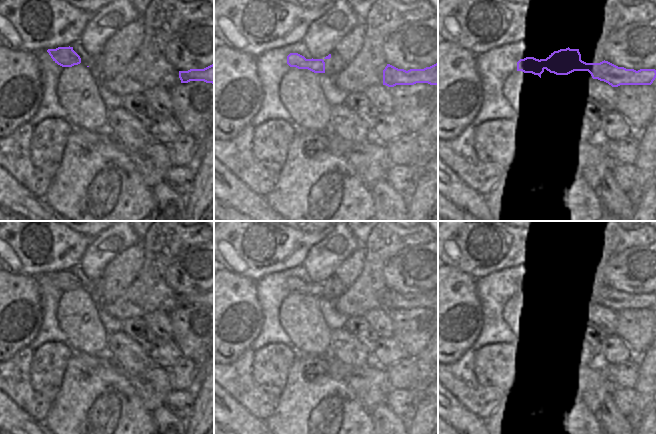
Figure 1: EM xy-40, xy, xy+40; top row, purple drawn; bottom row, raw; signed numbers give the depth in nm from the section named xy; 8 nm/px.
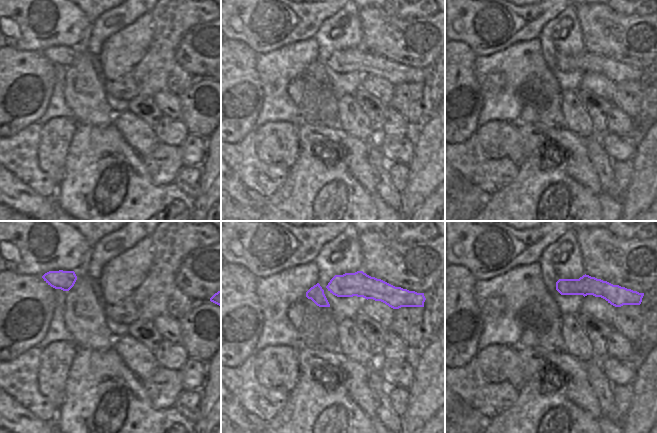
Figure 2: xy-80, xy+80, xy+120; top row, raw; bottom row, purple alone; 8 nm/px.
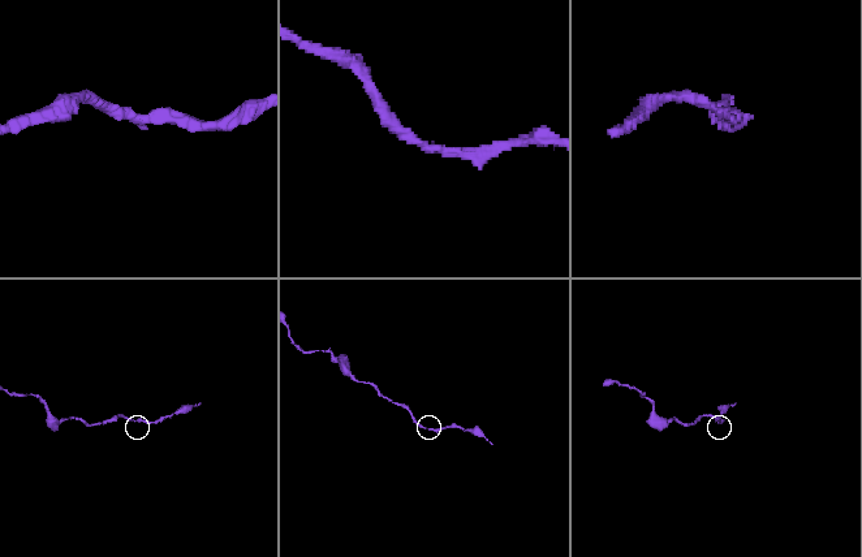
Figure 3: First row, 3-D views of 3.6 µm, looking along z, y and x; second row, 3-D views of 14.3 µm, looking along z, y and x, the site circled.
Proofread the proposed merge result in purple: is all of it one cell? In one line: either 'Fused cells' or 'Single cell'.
Single cell.

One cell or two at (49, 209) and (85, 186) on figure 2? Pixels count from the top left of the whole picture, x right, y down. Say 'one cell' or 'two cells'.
two cells

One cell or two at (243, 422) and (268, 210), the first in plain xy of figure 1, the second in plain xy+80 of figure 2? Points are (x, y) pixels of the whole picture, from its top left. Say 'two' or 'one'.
two

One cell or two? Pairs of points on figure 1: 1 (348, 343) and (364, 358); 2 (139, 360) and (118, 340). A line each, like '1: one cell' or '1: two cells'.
1: one cell
2: one cell

